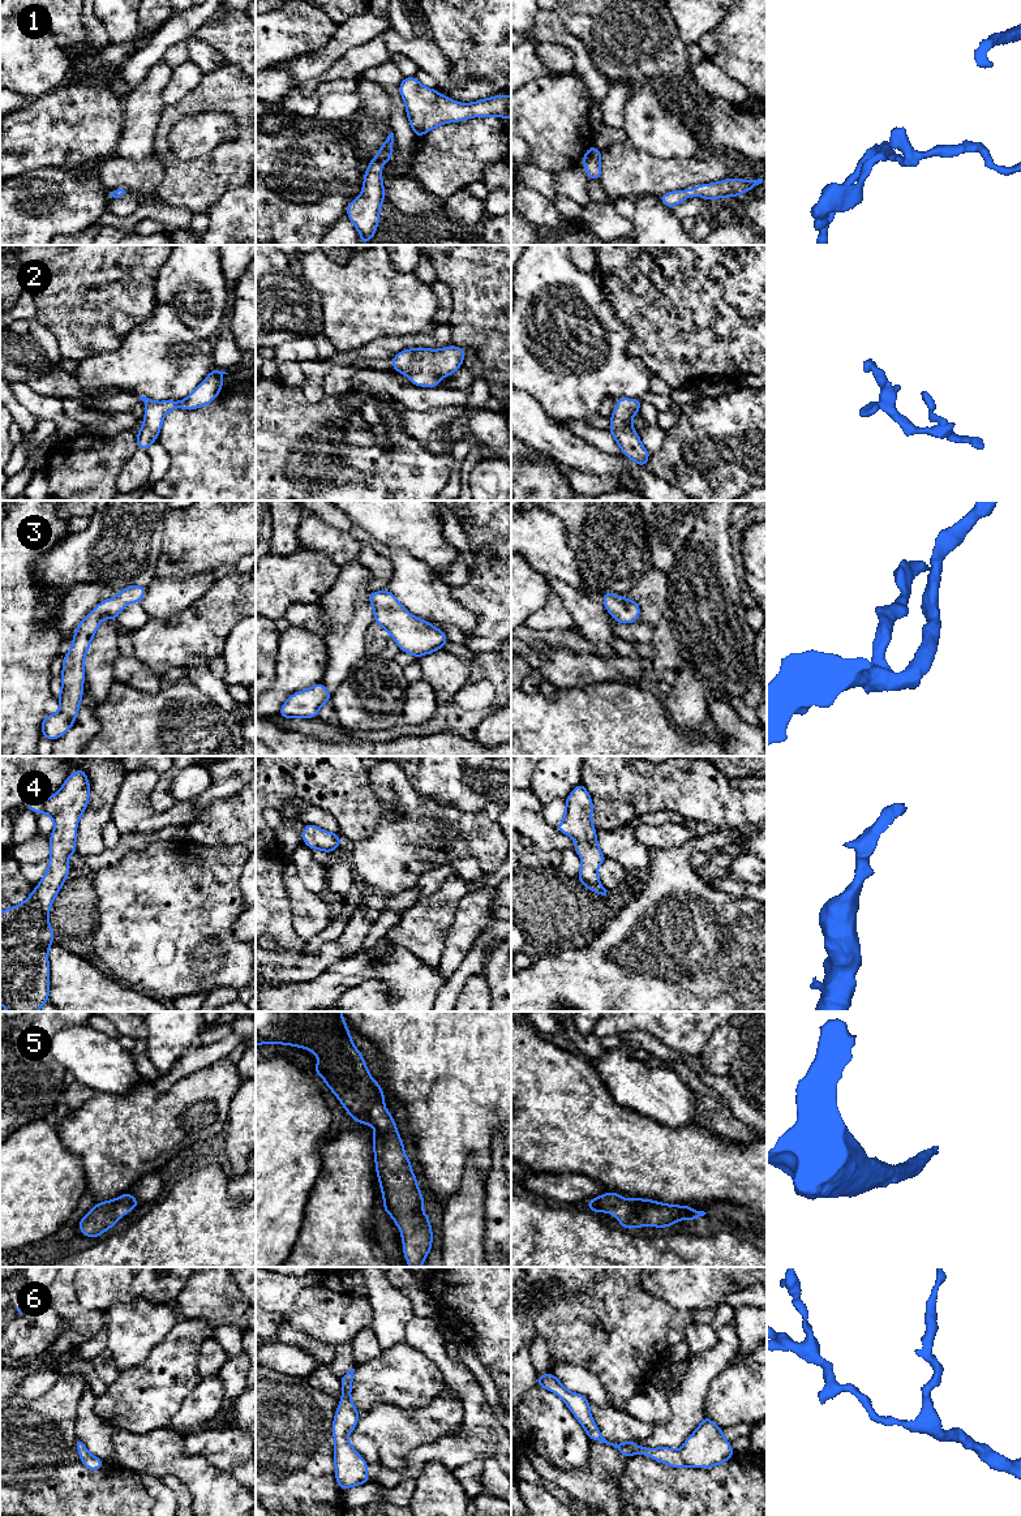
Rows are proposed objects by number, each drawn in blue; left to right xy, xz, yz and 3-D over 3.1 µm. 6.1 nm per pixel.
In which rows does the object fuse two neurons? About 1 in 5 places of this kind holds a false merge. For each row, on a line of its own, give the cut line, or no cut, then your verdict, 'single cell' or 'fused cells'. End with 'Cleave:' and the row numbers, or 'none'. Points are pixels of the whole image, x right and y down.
1: cut none; single cell
2: cut none; single cell
3: cut none; single cell
4: cut none; single cell
5: cut none; single cell
6: cut none; single cell
Cleave: none

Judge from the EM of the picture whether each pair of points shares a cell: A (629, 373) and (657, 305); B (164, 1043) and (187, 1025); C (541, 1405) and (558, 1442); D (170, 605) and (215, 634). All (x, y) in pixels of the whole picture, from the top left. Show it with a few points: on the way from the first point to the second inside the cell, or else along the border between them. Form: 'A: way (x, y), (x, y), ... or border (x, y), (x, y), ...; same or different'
A: border (627, 327), (631, 335), (630, 349), (655, 376); different
B: way (170, 1038), (181, 1026); same
C: way (541, 1414), (553, 1433); same
D: border (206, 593), (175, 615), (167, 618), (151, 617); different

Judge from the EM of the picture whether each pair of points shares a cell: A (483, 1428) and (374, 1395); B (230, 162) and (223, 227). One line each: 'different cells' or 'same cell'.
A: different cells
B: different cells

